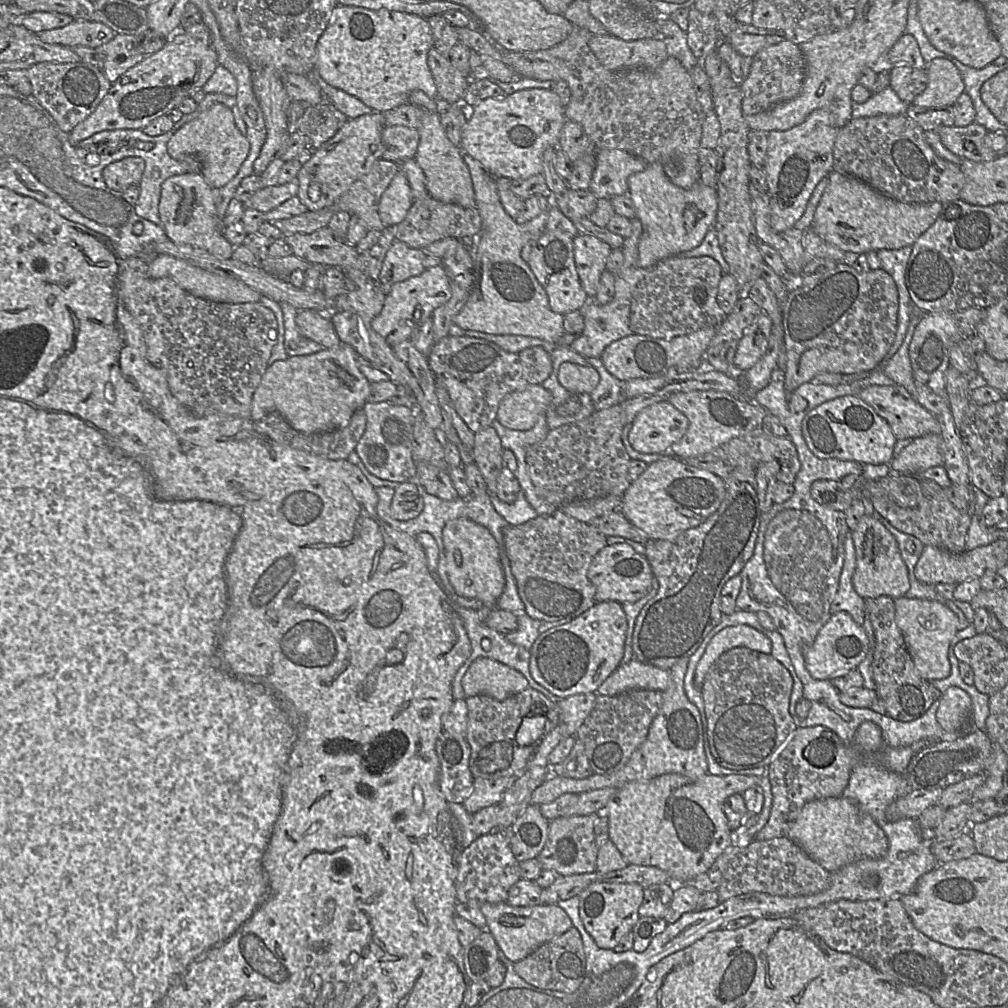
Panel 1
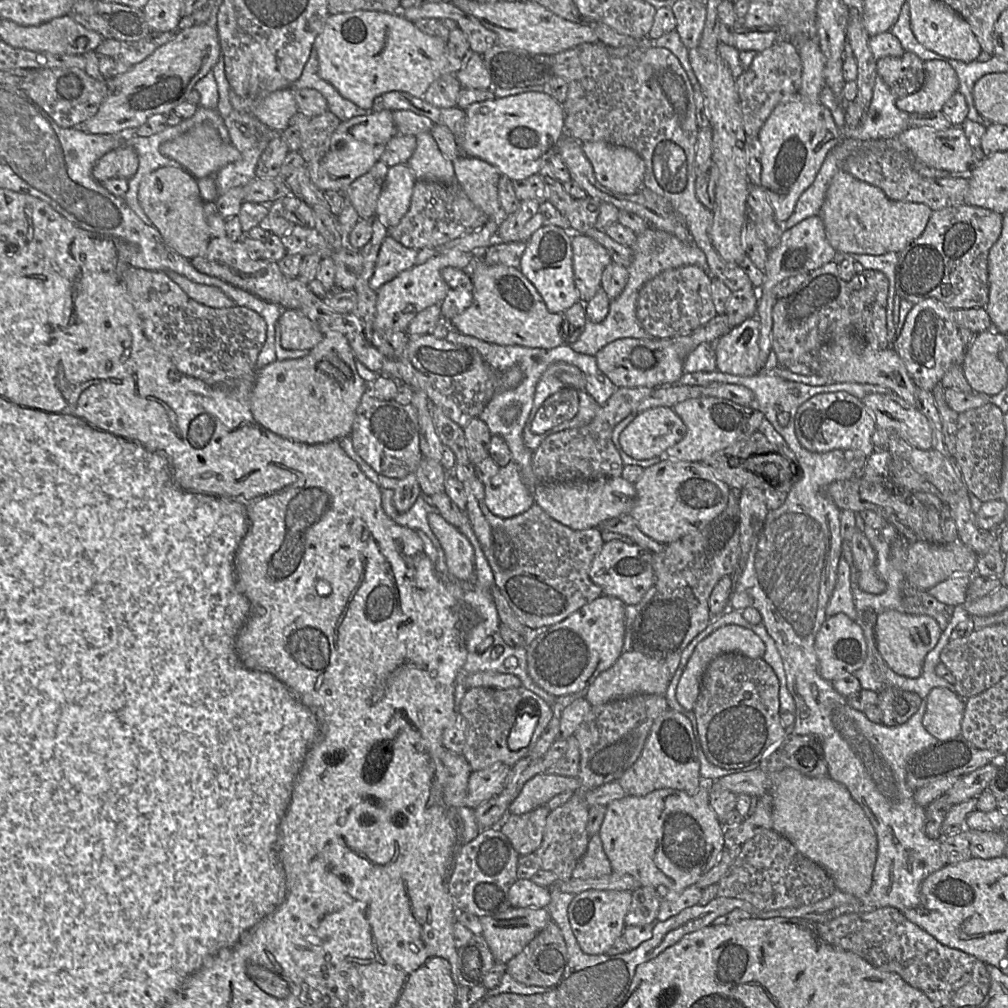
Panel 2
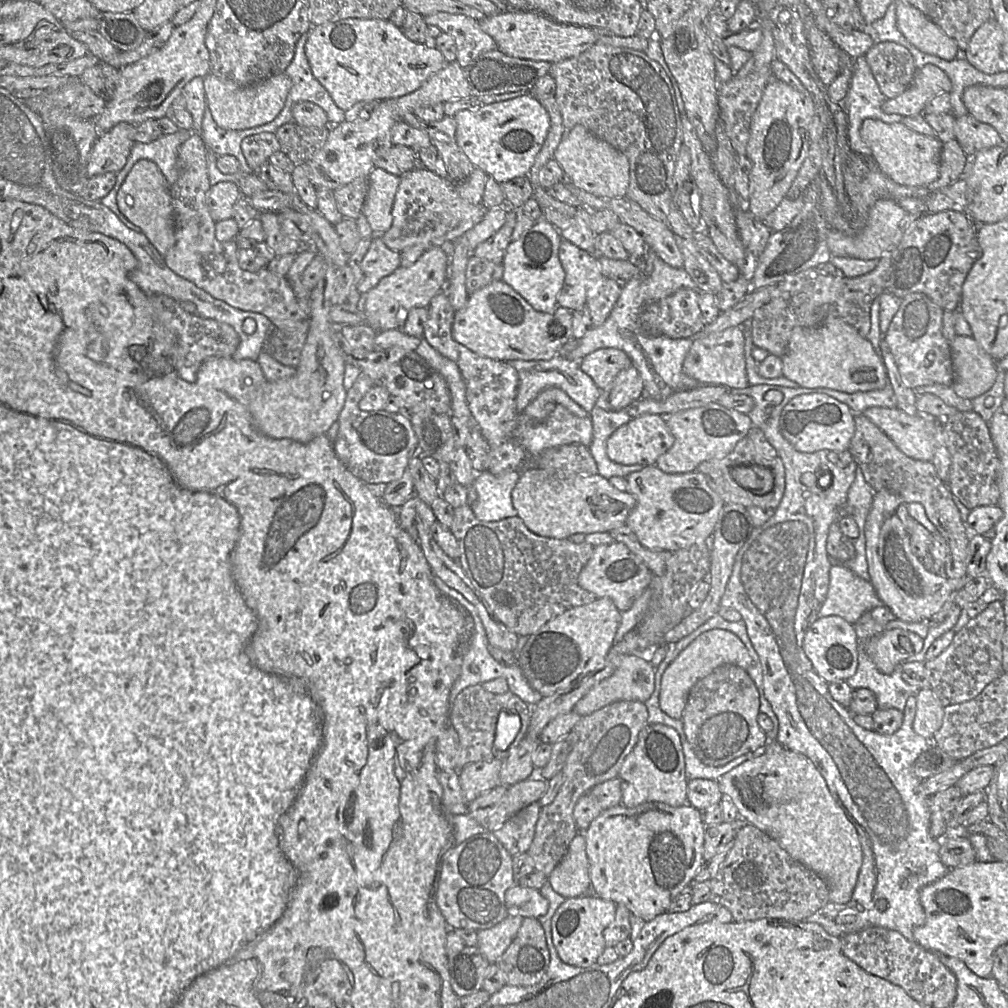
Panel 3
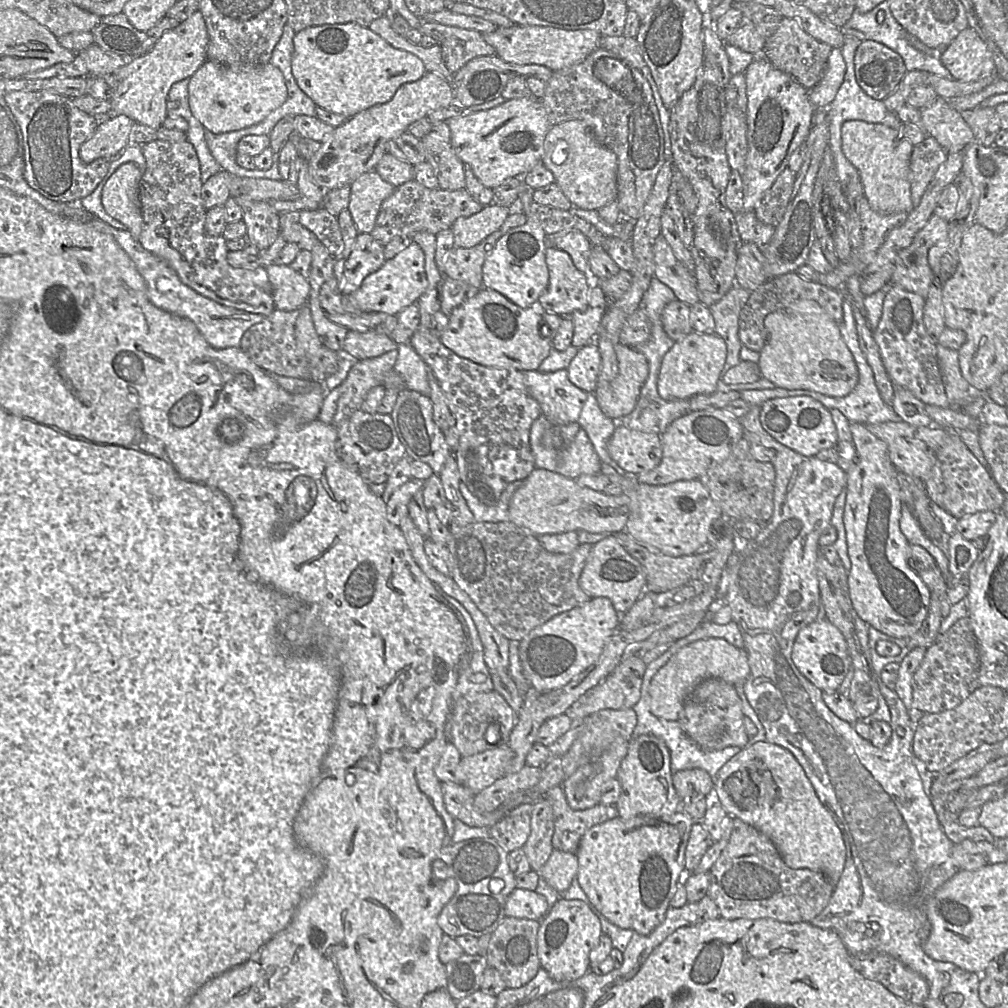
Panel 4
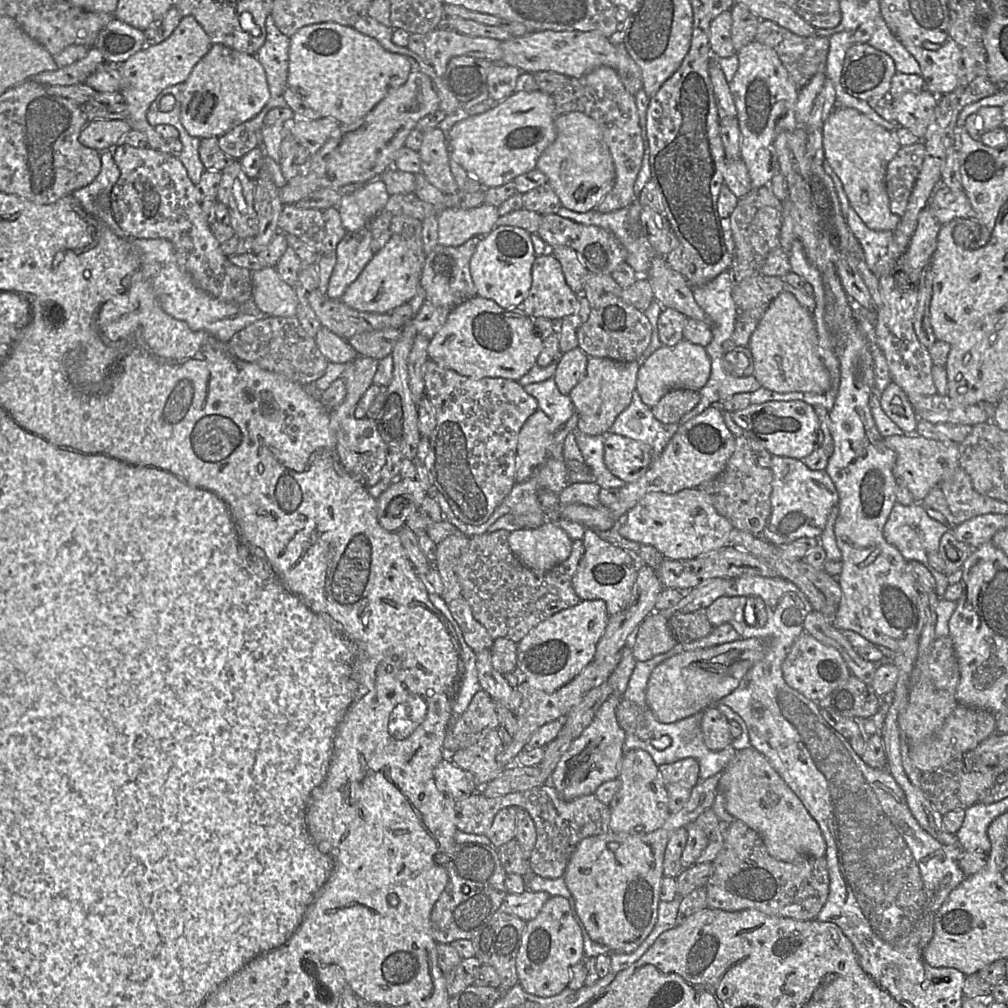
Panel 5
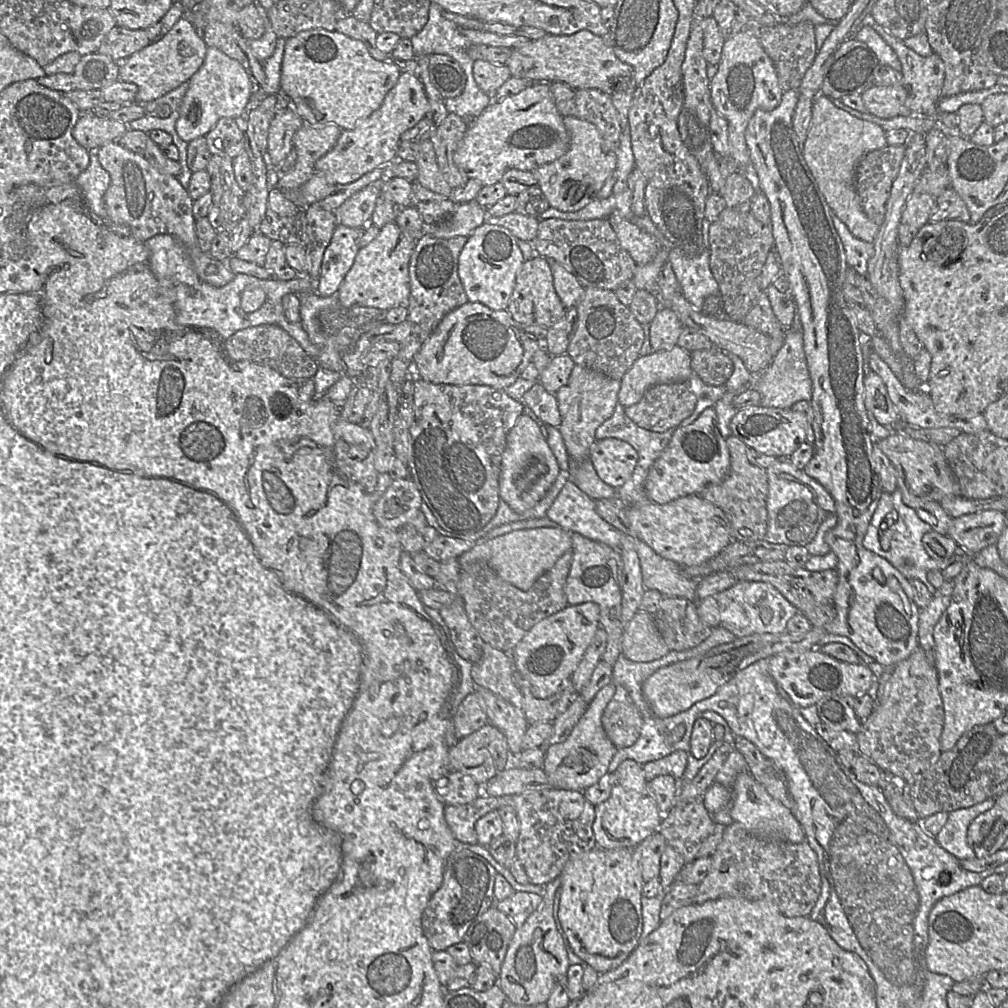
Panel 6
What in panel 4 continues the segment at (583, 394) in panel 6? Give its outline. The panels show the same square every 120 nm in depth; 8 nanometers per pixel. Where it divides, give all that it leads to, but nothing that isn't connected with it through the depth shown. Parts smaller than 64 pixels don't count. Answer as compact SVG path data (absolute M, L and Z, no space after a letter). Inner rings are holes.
M615 346L618 374L610 382L597 383L593 394L602 412L619 422L635 407L640 389L648 376L648 361L636 348Z

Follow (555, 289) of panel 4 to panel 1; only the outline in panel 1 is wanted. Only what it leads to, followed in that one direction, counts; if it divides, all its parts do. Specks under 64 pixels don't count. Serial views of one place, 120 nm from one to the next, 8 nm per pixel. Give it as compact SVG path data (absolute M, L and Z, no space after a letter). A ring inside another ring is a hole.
M578 233L573 237L576 271L580 283L589 297L596 294L600 277L606 269L612 248L591 234Z

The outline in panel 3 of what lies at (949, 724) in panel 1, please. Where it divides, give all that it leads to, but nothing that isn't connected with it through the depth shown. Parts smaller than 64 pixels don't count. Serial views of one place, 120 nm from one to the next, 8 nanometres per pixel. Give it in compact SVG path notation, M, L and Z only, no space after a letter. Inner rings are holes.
M930 688L921 689L913 698L916 701L913 729L918 735L932 739L942 725L944 706Z

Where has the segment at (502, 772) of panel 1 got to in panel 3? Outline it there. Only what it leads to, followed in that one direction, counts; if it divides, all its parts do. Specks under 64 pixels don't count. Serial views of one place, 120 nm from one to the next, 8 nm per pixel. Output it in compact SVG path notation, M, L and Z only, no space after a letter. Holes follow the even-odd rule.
M481 684L471 685L462 690L456 697L450 709L449 725L454 727L459 737L459 756L457 771L462 767L483 760L493 758L505 759L510 750L500 748L500 739L496 736L497 721L501 712L518 715L521 720L521 728L509 748L514 748L527 735L531 720L532 706L523 702L510 691L503 694L494 694L485 690ZM496 737L496 741L495 741Z

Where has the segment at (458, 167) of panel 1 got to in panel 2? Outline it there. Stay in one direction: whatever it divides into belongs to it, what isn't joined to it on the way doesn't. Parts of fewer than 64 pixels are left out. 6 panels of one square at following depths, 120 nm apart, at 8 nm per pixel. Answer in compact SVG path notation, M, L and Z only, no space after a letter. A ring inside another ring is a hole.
M430 132L417 136L416 148L407 165L416 180L428 180L444 185L456 184L453 161L441 153Z

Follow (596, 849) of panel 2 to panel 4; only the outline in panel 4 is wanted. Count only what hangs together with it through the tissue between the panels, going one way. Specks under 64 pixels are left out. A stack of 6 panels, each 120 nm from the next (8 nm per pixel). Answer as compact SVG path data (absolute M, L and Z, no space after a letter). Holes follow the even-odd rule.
M554 850L539 874L551 888L560 894L576 879L578 860L576 854Z

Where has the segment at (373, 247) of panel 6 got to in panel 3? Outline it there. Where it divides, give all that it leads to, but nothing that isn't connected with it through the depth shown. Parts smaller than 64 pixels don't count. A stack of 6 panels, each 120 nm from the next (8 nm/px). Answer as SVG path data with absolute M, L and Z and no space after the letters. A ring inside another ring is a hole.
M441 247L428 248L411 266L397 268L363 295L362 308L367 323L376 331L400 329L408 313L414 308L428 307L444 288L450 258Z

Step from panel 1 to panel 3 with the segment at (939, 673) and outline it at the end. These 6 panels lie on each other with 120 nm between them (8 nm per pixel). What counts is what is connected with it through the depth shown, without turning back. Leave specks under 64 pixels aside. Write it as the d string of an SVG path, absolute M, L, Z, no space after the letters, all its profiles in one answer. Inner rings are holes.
M903 629L887 630L873 637L868 644L868 653L877 669L884 674L891 674L909 657L918 654L924 646L925 637Z

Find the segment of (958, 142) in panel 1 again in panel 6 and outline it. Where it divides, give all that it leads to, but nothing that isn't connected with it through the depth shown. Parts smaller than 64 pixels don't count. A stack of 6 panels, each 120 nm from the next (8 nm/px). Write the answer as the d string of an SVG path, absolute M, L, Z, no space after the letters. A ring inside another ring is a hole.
M821 94L813 103L811 121L806 141L802 145L802 154L820 191L831 208L832 216L839 218L857 238L873 242L880 226L874 223L864 212L855 188L855 172L860 160L869 152L887 146L886 131L873 122L859 119L838 108L832 99Z

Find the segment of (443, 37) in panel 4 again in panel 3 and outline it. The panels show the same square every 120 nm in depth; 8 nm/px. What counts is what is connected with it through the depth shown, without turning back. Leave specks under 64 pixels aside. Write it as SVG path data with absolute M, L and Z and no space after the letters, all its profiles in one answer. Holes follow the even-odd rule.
M439 12L424 16L424 21L455 39L457 47L455 61L462 68L471 64L480 55L497 49L495 40L481 30L478 21L465 15Z

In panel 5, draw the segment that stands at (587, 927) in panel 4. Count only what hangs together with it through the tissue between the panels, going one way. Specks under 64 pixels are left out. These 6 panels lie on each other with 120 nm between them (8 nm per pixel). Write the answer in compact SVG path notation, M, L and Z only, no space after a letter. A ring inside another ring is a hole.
M552 896L539 914L527 922L516 958L518 984L525 992L551 997L561 993L571 980L572 969L585 958L585 930L577 918L571 899Z

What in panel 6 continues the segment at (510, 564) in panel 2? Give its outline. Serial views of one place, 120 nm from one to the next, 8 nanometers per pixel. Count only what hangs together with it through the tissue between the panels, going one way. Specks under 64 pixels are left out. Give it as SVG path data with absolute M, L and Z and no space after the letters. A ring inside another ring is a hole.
M569 550L529 590L523 591L500 578L486 563L477 562L460 568L454 592L463 600L469 621L484 643L511 653L535 624L568 606L564 586L571 563L572 550Z

